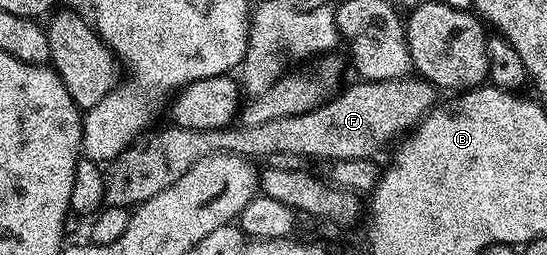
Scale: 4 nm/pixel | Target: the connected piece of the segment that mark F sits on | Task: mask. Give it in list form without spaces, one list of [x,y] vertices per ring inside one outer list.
[[[420,76],[355,82],[306,113],[223,129],[189,129],[173,124],[171,128],[150,133],[125,149],[110,165],[105,203],[126,208],[141,205],[170,187],[199,160],[213,154],[240,154],[251,160],[285,154],[321,158],[326,162],[373,158],[393,136],[414,129],[438,101],[436,87]]]

